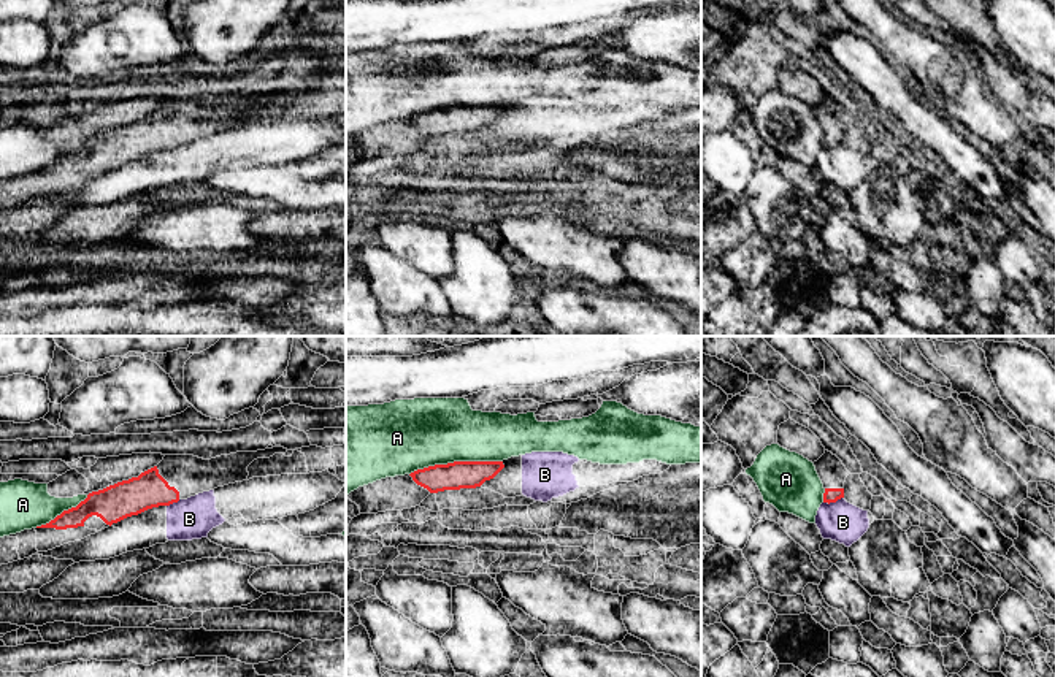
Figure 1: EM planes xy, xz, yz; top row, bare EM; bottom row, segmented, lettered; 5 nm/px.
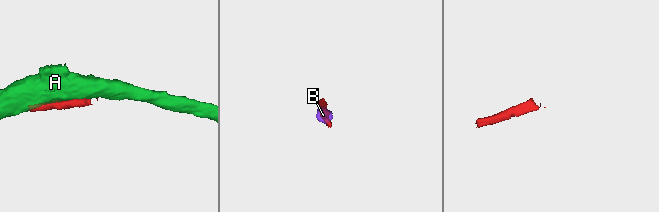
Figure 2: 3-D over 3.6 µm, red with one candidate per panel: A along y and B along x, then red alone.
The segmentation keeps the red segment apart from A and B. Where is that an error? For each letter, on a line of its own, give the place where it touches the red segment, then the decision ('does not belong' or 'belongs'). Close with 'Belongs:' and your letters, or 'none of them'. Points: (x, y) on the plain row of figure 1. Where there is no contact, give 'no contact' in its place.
A: xz (456, 107) | does not belong
B: yz (833, 146) | does not belong
Belongs: none of them

